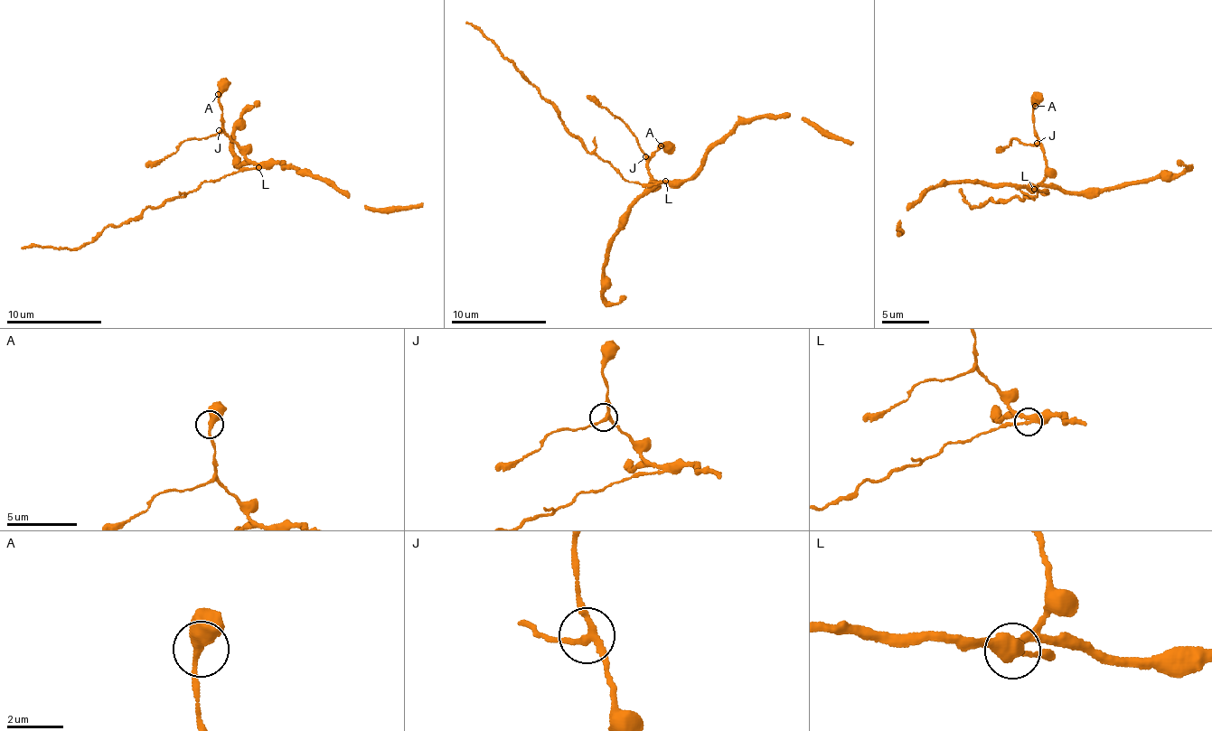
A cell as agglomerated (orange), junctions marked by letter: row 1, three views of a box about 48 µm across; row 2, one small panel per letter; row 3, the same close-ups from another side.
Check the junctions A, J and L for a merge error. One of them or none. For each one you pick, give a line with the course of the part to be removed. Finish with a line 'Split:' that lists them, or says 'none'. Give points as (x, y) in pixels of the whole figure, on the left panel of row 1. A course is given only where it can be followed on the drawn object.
L: (258, 168), (239, 169), (146, 209), (136, 218), (106, 228), (78, 248), (37, 246), (21, 248)
Split: L

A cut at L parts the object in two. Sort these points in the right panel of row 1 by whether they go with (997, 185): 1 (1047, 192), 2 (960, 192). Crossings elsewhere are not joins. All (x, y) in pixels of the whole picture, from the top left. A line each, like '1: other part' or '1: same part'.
1: other part
2: other part

